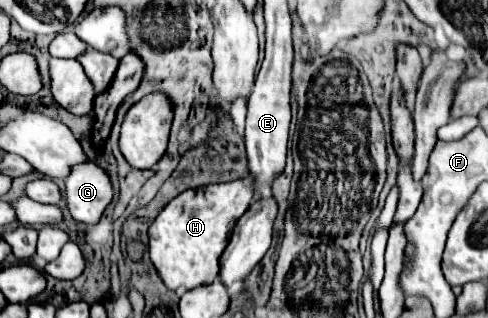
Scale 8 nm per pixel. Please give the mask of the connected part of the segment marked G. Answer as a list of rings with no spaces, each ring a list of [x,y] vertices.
[[[91,162],[75,164],[65,178],[65,200],[73,220],[97,224],[113,198],[113,186],[103,168]]]

